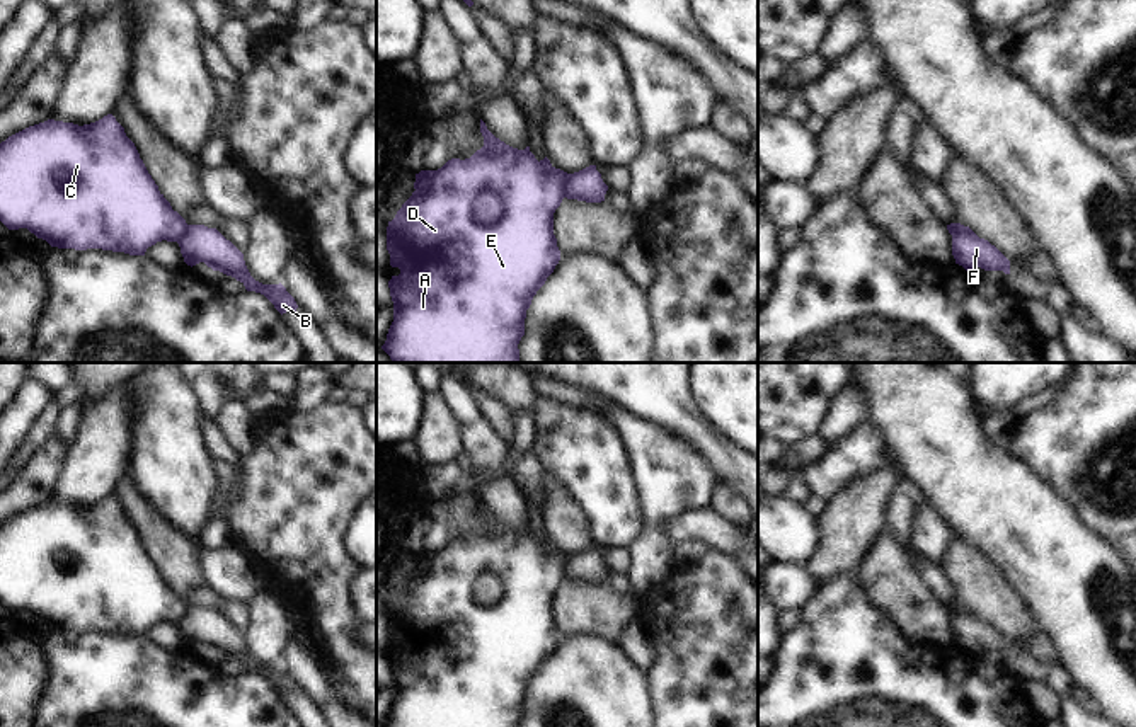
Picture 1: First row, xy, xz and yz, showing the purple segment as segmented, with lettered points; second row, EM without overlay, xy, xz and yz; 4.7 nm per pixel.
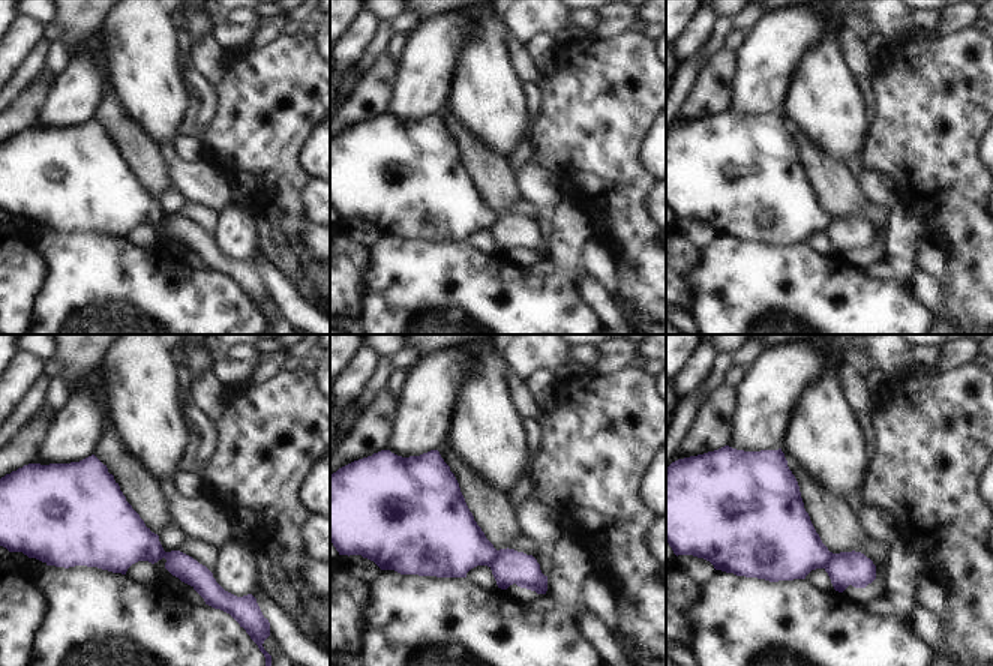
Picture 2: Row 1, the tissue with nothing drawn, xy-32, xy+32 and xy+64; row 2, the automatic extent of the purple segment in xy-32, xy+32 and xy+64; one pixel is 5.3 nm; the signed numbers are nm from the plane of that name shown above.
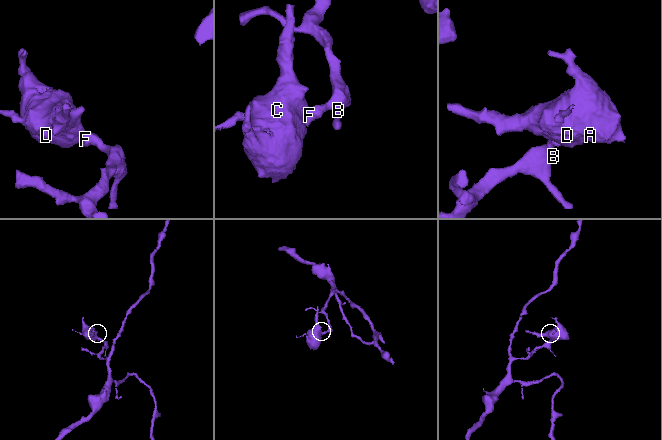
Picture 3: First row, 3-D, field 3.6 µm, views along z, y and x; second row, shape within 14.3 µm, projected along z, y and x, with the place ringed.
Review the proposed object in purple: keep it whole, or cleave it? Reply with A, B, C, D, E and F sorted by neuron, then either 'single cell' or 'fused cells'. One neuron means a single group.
A C D E / B F; fused cells

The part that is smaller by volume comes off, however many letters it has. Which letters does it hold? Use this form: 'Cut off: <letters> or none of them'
Cut off: A, C, D, E

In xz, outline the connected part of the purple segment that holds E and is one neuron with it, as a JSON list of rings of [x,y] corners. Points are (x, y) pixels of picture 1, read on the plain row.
[[[482,501],[480,514],[484,518],[484,528],[470,540],[451,540],[438,552],[421,552],[416,555],[416,572],[402,586],[395,599],[388,603],[387,632],[390,635],[390,647],[399,649],[400,655],[392,657],[388,662],[393,683],[393,703],[383,727],[518,727],[525,717],[526,691],[560,642],[560,632],[554,616],[554,594],[565,579],[569,555],[555,550],[547,538],[538,543],[530,533],[530,528],[518,531],[506,526],[487,511]]]

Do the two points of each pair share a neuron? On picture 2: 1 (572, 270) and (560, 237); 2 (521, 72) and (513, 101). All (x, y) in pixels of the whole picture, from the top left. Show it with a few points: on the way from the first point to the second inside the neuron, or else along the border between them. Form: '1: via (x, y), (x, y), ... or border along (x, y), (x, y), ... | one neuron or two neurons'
1: via (569, 263), (564, 245) | one neuron
2: border along (506, 47), (513, 74), (522, 83) | two neurons

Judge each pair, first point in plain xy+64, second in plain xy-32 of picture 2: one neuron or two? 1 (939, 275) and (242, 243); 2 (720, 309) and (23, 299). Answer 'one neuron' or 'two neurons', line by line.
1: two neurons
2: two neurons

